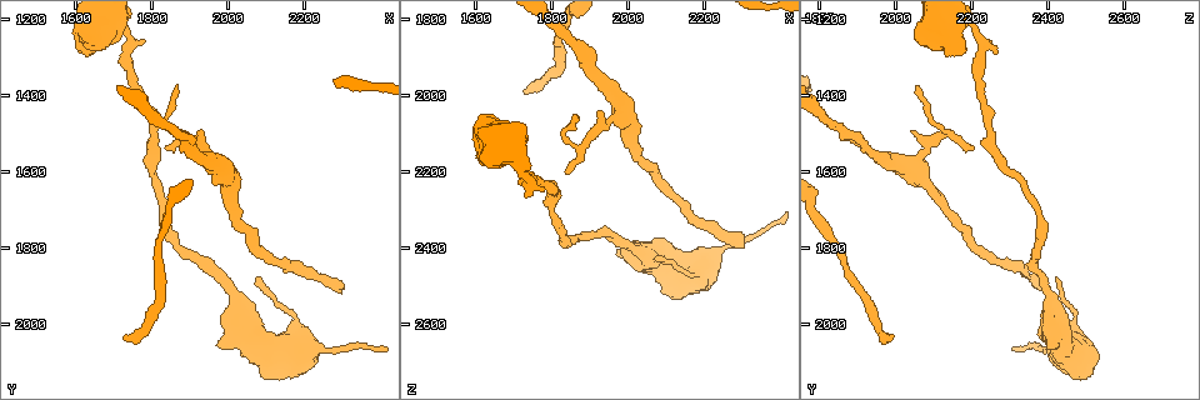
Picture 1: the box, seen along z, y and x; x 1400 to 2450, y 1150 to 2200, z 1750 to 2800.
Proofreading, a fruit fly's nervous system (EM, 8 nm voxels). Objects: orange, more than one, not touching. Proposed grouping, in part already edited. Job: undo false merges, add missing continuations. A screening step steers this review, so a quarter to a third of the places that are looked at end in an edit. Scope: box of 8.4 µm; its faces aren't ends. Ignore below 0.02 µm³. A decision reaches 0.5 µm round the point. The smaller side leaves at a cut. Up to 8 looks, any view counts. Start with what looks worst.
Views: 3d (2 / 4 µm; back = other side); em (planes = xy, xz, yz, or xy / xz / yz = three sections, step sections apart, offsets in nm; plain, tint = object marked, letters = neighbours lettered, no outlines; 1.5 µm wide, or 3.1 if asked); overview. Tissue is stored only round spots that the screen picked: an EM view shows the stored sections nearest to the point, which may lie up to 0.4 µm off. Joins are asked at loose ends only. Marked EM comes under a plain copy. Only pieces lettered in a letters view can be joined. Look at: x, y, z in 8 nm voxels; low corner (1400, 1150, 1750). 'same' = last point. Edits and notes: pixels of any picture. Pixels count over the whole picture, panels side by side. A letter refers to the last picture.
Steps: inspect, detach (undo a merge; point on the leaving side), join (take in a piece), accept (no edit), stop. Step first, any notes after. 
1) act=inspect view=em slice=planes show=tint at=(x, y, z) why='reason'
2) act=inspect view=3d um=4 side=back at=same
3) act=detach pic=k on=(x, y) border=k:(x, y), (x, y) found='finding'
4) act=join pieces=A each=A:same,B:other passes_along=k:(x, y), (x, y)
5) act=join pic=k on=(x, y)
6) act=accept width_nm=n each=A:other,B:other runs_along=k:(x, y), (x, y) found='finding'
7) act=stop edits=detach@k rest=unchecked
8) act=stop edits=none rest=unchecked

act=inspect view=em slice=planes show=tint at=(1725, 2035, 1990) why='long arm stops here'

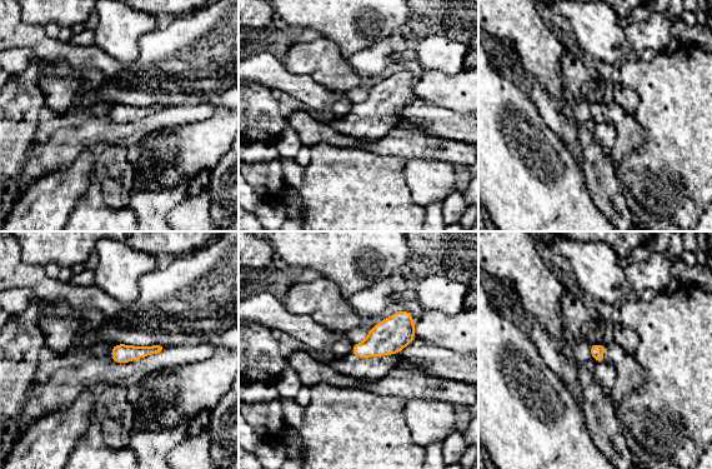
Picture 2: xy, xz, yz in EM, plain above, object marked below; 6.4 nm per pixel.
act=inspect view=em slice=planes show=letters at=same why='see the neighbours'

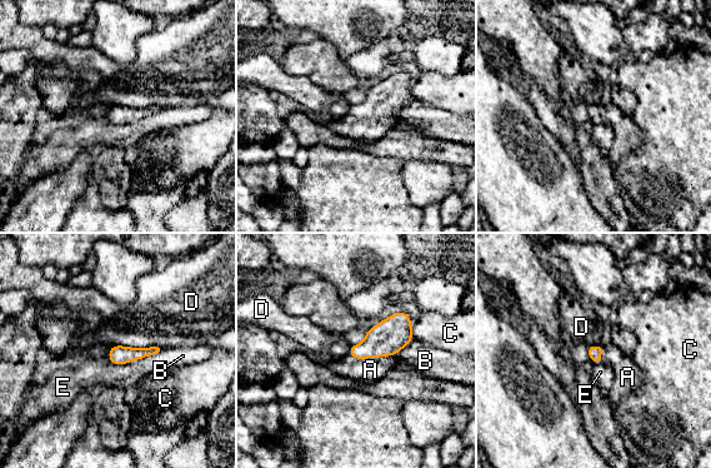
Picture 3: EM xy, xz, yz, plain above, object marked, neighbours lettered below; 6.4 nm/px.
act=join pieces=A each=A:same,B:other,C:other,D:other,E:other passes_along=3:(390, 335), (370, 357), (370, 369) found='it goes on there'

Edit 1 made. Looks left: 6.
act=inspect view=em slice=yz step=8 show=tint at=(2295, 1925, 2395) why='branch stops here'

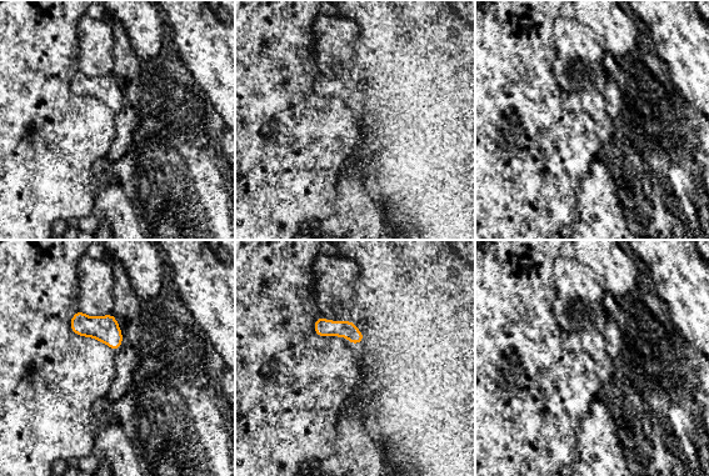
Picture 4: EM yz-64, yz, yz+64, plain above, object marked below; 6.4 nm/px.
act=inspect view=em slice=planes show=letters at=same why='cut it another way'

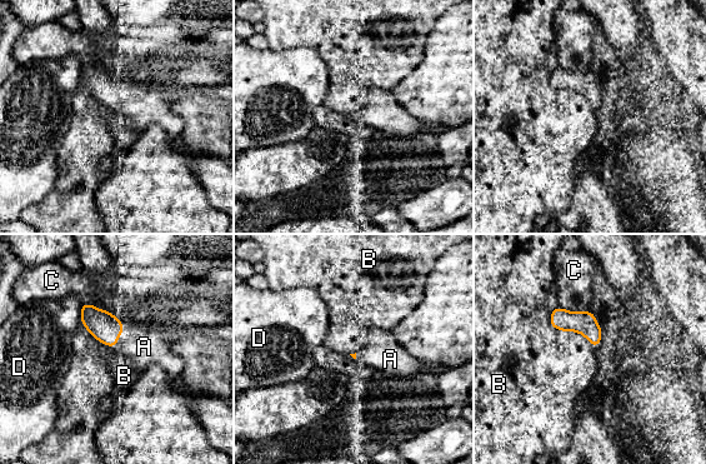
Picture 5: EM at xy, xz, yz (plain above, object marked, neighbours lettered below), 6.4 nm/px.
act=join pieces=A each=A:same,B:other,C:other,D:other found='the neuron continues'

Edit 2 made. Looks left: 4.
act=inspect view=em slice=yz step=8 show=tint at=(2070, 1880, 2415) why='branch stops here'

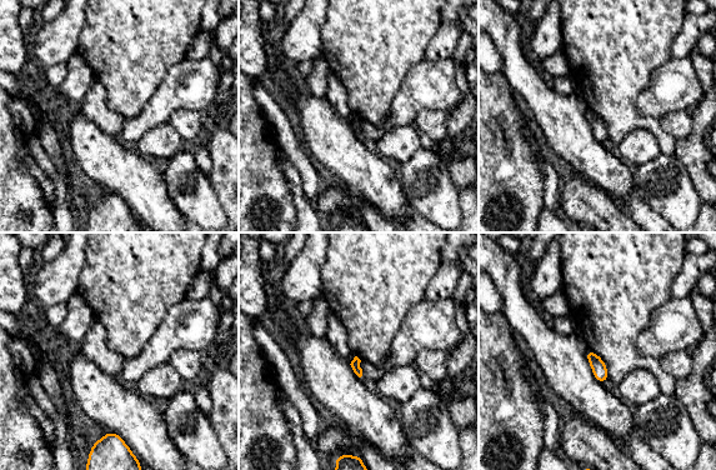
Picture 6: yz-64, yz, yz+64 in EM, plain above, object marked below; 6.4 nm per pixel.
act=inspect view=em slice=planes show=letters at=same why='cut it another way'

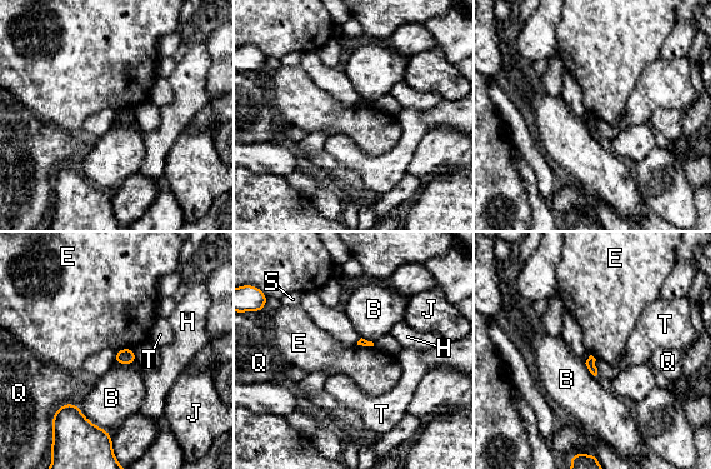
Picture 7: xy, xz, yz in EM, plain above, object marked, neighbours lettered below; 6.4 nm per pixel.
act=accept each=B:other,E:other,H:other,J:other,Q:other,S:other,T:other border=7:(79, 408), (89, 420), (106, 432) found='none of them fits'

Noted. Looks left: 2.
act=stop edits=join@3,join@5 rest=unchecked

